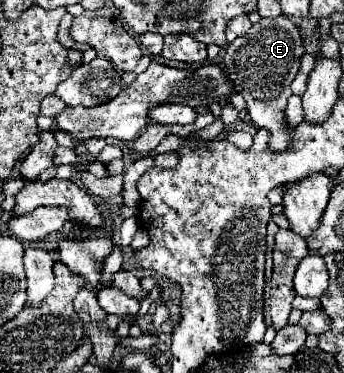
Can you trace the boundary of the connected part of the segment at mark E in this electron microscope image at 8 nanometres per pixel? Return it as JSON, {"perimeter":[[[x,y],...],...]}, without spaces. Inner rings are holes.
{"perimeter":[[[263,17],[245,35],[237,37],[225,47],[221,65],[235,85],[235,91],[243,95],[251,121],[257,127],[267,127],[271,131],[269,147],[273,151],[283,151],[289,147],[291,135],[289,127],[285,125],[283,111],[291,95],[289,85],[299,71],[303,53],[305,49],[299,29],[287,17]]]}

